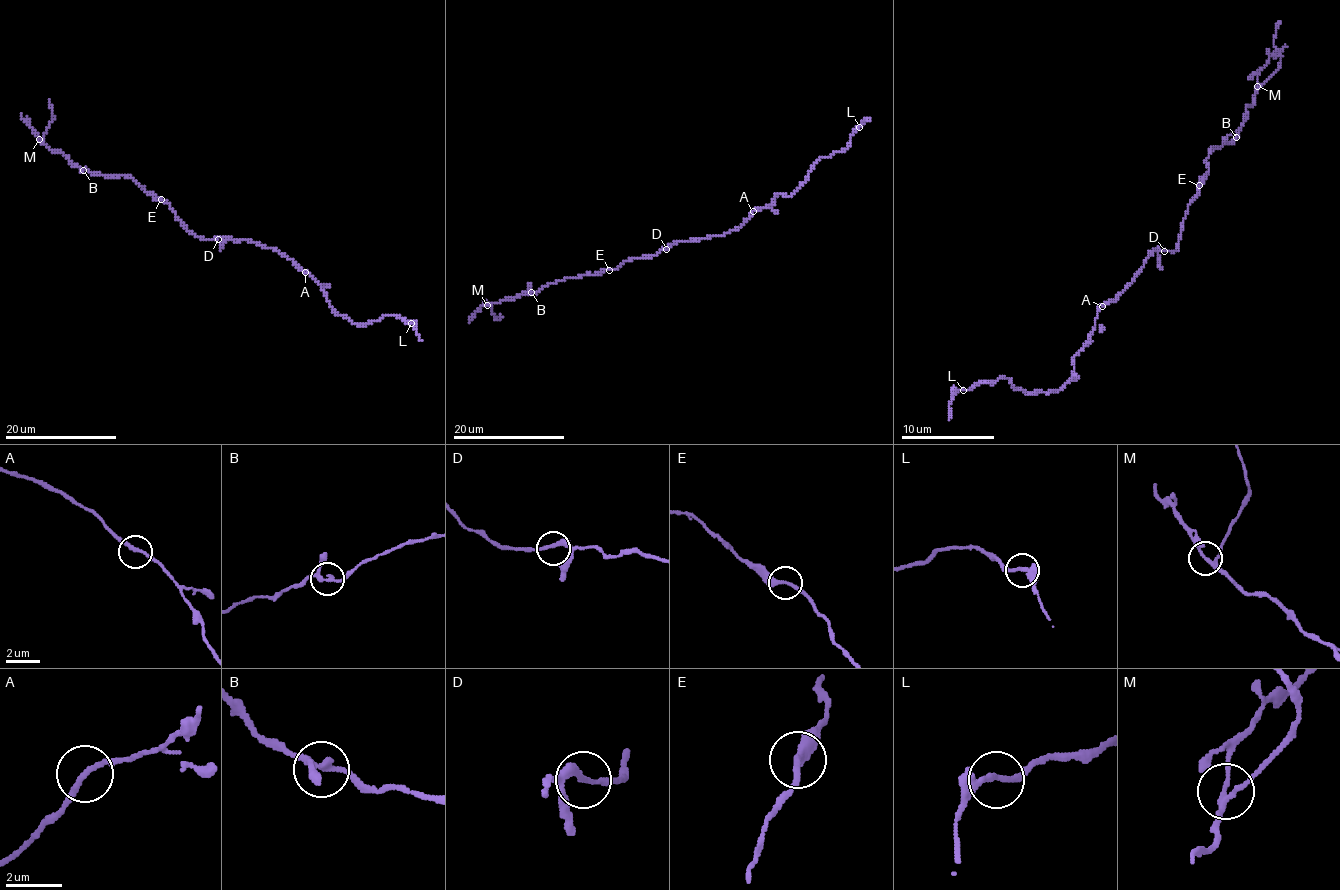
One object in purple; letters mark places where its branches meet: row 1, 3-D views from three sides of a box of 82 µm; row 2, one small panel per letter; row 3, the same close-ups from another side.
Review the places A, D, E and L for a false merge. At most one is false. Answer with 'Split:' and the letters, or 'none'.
Split: E

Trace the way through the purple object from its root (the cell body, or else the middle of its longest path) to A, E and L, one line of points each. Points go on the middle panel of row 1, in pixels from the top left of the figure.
A: (677, 242), (725, 235), (736, 229), (753, 211)
E: (677, 242), (656, 254), (630, 259), (609, 270)
L: (677, 242), (719, 236), (736, 229), (777, 194), (789, 196), (819, 159), (843, 151), (859, 127)

